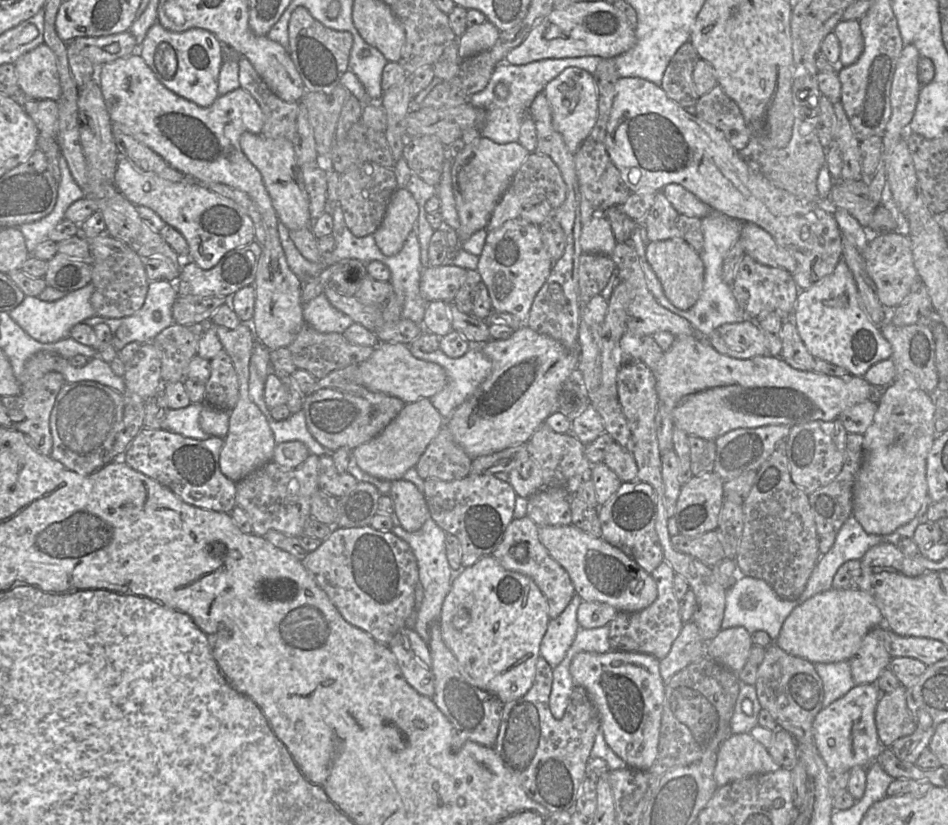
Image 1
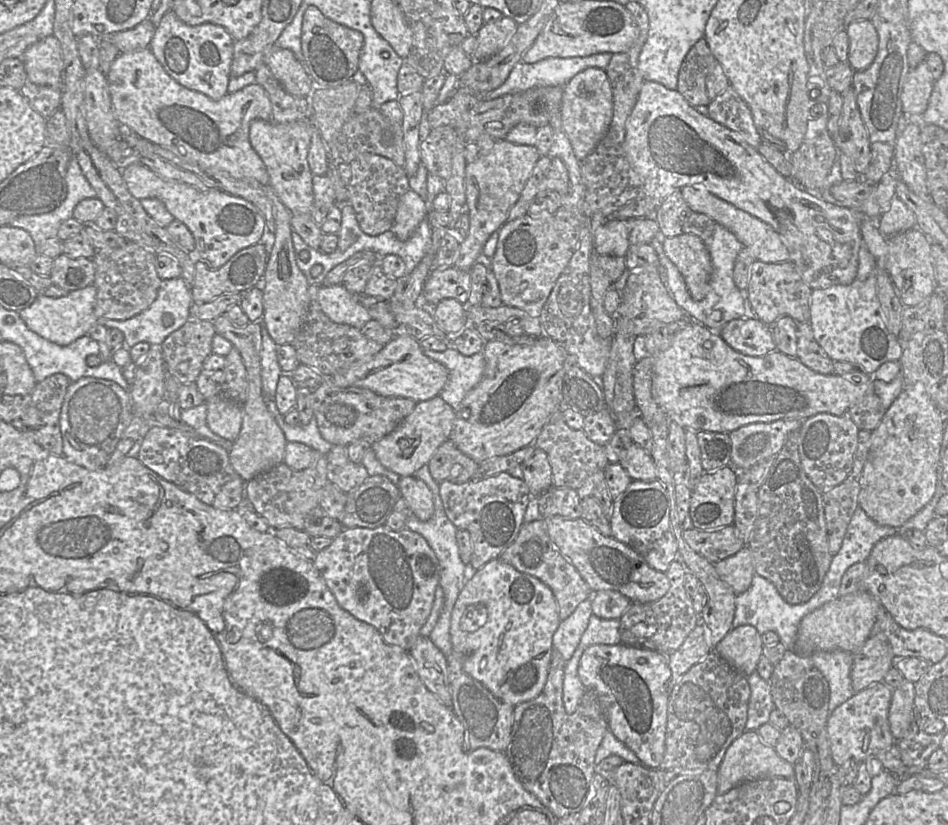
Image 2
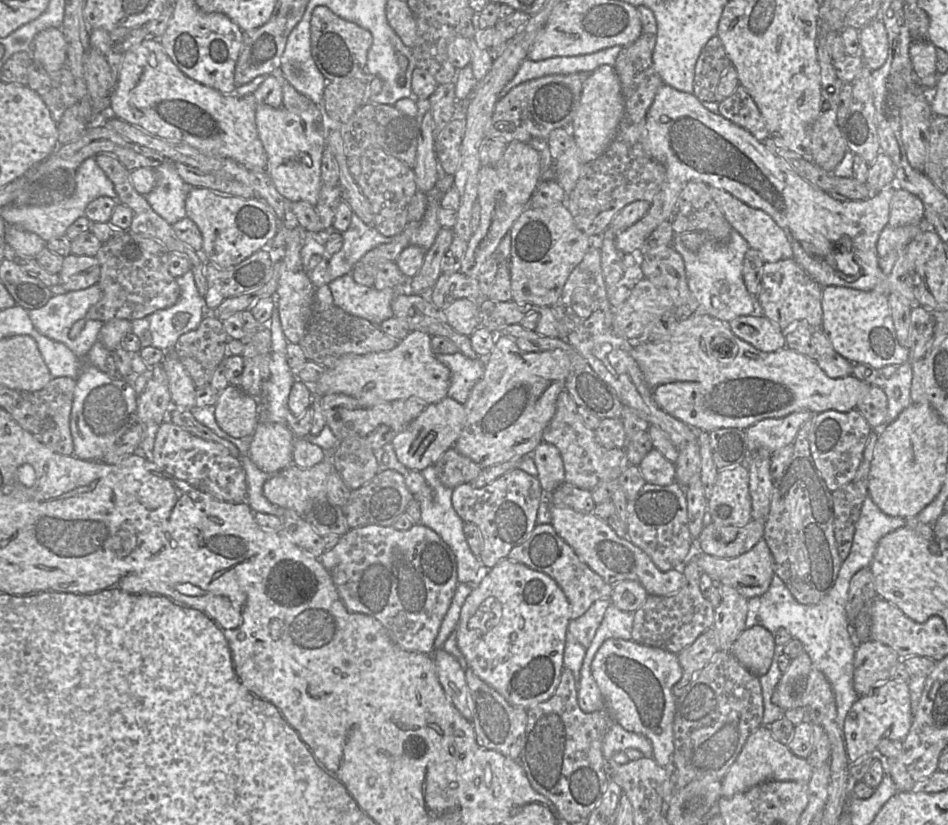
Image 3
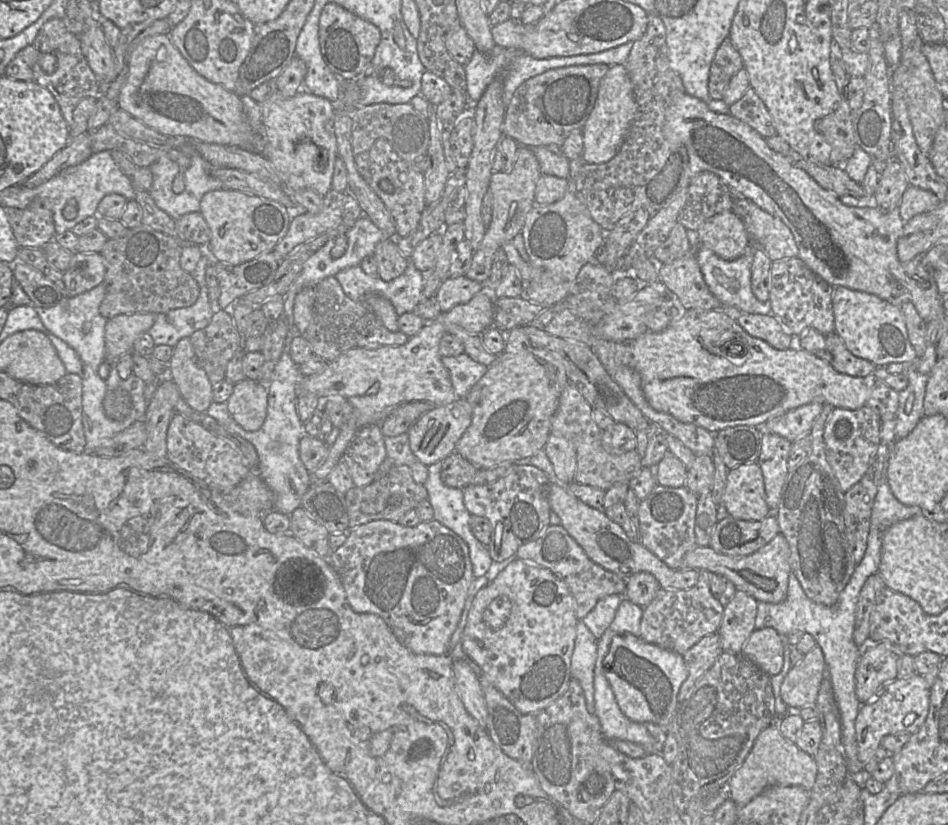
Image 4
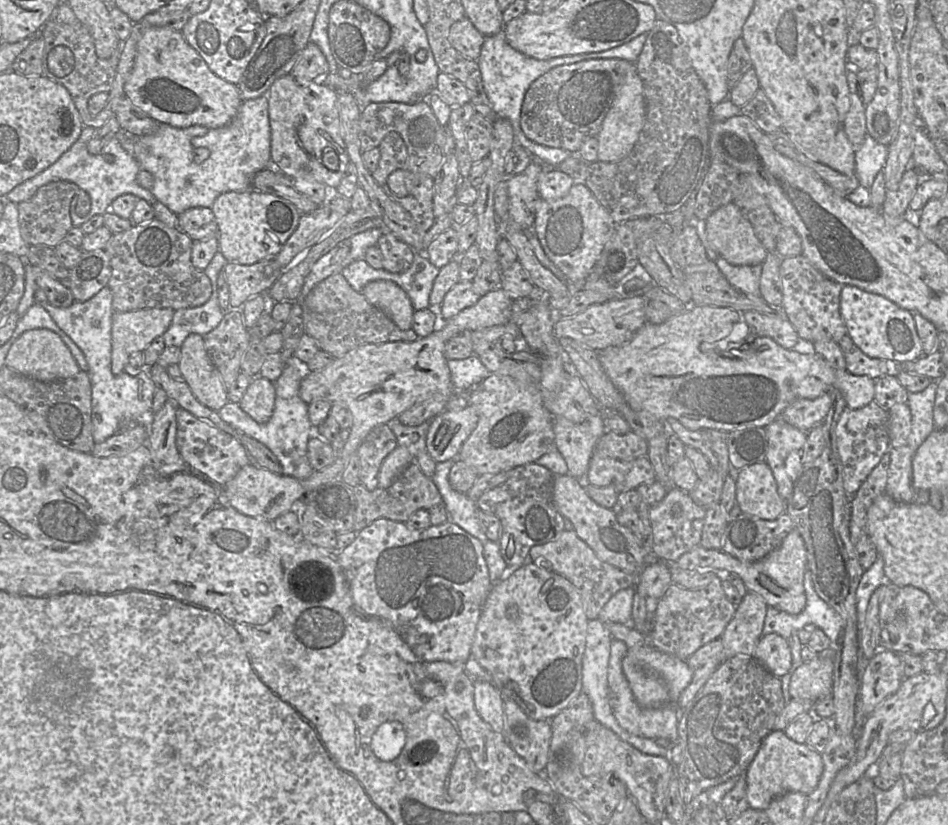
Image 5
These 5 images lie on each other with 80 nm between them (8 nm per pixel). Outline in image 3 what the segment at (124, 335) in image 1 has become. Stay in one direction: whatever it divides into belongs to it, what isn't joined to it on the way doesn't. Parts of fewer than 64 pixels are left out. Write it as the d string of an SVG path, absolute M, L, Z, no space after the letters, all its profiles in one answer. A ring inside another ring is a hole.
M189 270L186 274L176 278L180 287L180 297L171 307L157 310L143 318L131 322L131 333L140 338L142 347L152 346L162 350L173 349L178 338L199 326L201 321L211 311L207 308L204 298L199 294L194 275Z

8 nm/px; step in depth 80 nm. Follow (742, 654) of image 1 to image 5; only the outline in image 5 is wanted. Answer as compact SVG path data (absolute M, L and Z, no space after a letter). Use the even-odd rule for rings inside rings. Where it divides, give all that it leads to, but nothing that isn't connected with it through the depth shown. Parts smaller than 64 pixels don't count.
M775 633L763 635L753 654L774 676L781 678L791 668L792 654L788 641Z

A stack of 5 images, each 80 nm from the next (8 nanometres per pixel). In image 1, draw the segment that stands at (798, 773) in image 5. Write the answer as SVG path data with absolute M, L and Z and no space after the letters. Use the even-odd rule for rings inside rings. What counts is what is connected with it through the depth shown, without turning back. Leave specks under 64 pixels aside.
M749 733L731 735L716 752L714 779L718 787L782 769Z

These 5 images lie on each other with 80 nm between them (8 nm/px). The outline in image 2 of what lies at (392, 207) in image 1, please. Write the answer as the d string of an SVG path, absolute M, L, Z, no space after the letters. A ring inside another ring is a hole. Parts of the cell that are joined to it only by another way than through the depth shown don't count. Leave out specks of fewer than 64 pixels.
M413 190L401 197L394 223L390 229L400 241L406 241L414 232L426 214L425 203Z

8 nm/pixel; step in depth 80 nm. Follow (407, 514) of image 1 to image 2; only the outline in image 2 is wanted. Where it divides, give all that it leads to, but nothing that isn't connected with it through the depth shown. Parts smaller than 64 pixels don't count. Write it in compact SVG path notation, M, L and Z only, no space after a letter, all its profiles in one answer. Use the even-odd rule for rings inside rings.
M414 475L400 477L397 484L410 513L420 521L428 520L434 512L433 494L430 488Z

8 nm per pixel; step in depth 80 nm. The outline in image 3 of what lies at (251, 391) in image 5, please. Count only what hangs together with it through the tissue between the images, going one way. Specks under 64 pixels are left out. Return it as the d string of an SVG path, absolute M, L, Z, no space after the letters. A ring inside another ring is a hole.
M236 386L221 390L215 403L218 426L233 438L251 436L260 421L261 401Z

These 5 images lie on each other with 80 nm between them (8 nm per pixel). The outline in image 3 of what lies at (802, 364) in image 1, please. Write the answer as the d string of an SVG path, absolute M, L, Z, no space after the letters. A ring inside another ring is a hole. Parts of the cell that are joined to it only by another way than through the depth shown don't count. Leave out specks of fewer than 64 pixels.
M811 327L813 330L812 346L814 359L819 367L831 378L844 378L850 376L854 363L838 354L828 337L821 329Z

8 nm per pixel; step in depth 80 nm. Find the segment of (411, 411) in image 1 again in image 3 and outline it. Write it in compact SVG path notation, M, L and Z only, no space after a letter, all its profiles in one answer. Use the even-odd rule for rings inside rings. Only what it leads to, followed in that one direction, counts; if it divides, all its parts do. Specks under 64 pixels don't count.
M446 397L428 404L421 414L391 441L398 460L408 469L422 471L434 465L449 448L454 447L465 422L464 404Z

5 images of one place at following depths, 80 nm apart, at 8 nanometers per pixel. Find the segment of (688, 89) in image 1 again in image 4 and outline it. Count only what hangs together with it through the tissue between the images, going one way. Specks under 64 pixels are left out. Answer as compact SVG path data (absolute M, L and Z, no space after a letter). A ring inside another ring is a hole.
M729 38L716 51L711 64L708 93L712 100L722 99L725 89L738 71L744 68L743 59Z

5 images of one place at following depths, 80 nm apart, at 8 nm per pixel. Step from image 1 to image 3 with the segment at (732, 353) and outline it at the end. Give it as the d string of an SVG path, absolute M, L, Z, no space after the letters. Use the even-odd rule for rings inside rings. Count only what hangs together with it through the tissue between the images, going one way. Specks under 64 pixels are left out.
M741 316L729 322L732 333L762 352L786 347L785 332L765 316Z

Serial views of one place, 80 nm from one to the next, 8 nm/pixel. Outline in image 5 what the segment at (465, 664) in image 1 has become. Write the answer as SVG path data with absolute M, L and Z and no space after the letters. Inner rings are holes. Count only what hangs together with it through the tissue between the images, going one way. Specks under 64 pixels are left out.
M528 561L507 575L504 579L494 583L481 609L471 647L471 657L489 673L491 683L498 688L505 697L512 699L526 715L534 720L550 721L567 708L582 693L582 658L586 646L588 622L589 619L585 615L580 594L574 585L563 576L544 566L544 564Z

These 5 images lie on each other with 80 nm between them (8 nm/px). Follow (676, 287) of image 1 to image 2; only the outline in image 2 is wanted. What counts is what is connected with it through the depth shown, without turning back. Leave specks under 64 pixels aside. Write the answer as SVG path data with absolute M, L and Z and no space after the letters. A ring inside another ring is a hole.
M684 234L672 238L662 238L658 244L662 253L681 273L691 298L694 301L702 300L708 293L708 281L711 274L710 255L704 241L696 235Z

